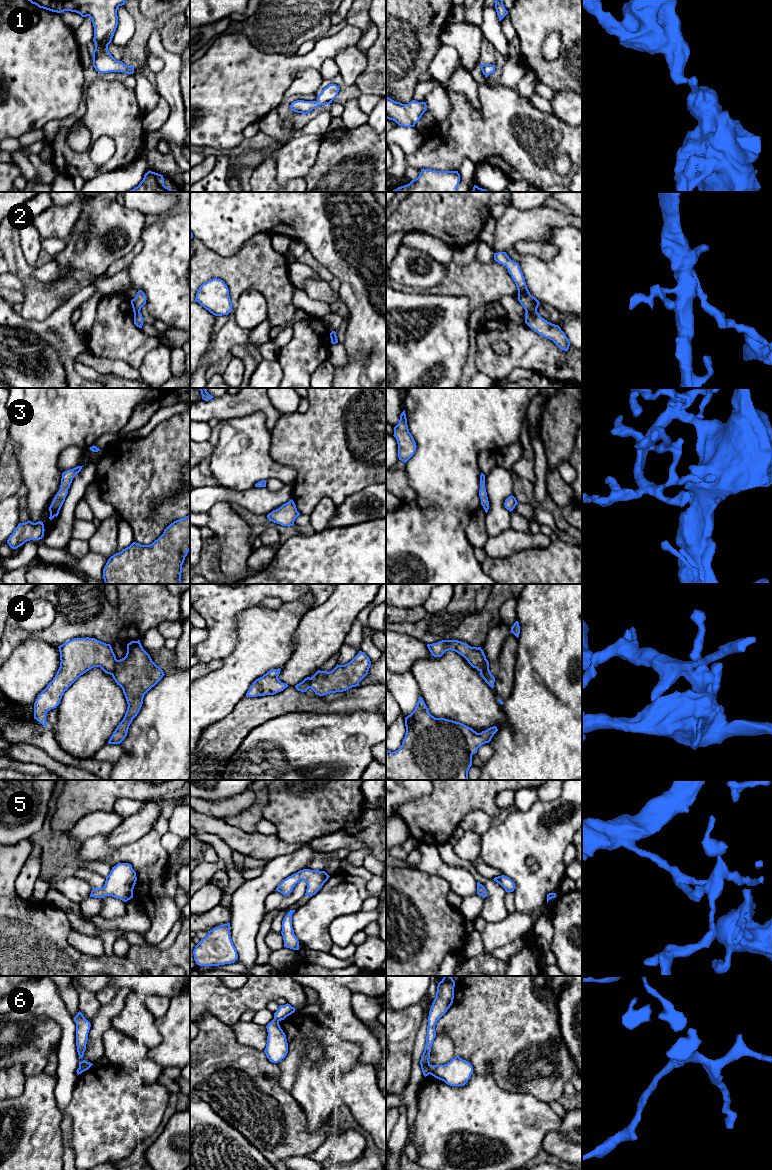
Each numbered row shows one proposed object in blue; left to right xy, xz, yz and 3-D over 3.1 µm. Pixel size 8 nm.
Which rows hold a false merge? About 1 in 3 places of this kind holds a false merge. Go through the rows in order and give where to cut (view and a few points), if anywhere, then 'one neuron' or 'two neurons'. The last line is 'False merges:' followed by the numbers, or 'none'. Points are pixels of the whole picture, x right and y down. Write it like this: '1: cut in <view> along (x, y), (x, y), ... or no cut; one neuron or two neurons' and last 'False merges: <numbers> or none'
1: no cut; one neuron
2: cut in yz along (526, 310), (536, 311); two neurons
3: no cut; one neuron
4: no cut; one neuron
5: no cut; one neuron
6: cut in yz along (430, 1065), (428, 1073); two neurons
False merges: 2, 6

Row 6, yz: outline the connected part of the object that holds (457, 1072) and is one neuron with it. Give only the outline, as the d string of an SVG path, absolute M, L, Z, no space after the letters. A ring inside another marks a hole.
M456 1056L445 1065L430 1065L429 1074L450 1086L464 1086L473 1073L472 1065Z

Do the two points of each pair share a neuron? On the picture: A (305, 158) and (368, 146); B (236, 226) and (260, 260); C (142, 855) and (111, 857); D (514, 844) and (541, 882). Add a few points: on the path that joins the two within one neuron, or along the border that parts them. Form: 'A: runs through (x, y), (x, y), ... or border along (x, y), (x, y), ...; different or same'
A: border along (323, 139), (316, 162), (305, 177); different
B: border along (270, 235), (256, 233), (237, 251), (229, 255); different
C: runs through (134, 855), (119, 855); same
D: runs through (514, 855), (514, 863), (530, 879); same

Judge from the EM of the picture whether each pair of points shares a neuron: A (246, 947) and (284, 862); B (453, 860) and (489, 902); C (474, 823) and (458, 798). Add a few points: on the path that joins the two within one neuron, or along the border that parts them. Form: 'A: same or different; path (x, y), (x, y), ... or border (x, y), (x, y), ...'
A: same; path (246, 926), (247, 902), (265, 883)
B: same; path (466, 865), (490, 889)
C: different; border (491, 817), (482, 811), (471, 810), (458, 824)

